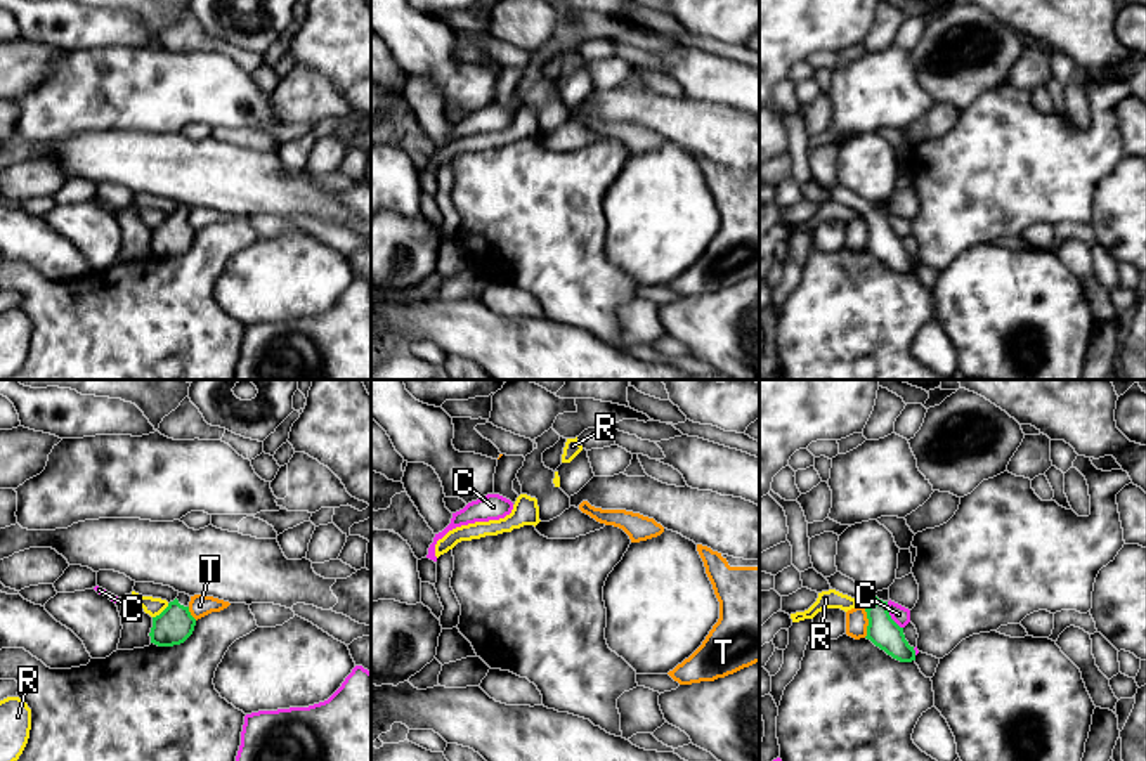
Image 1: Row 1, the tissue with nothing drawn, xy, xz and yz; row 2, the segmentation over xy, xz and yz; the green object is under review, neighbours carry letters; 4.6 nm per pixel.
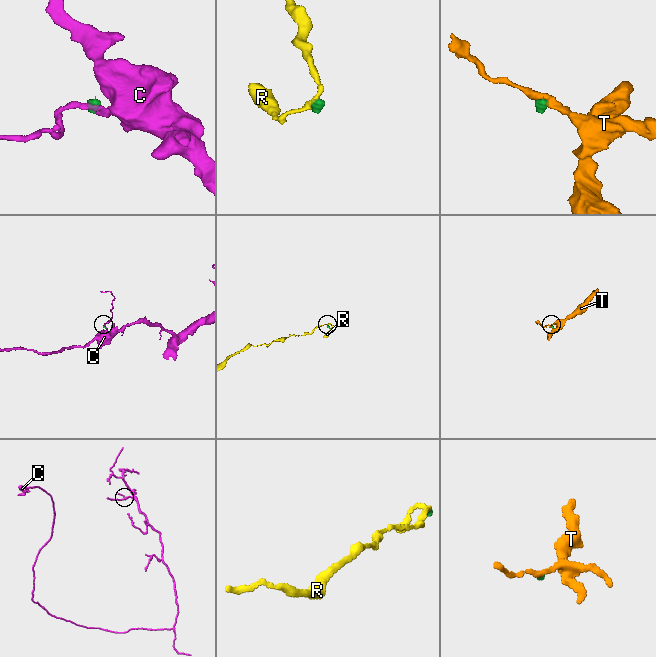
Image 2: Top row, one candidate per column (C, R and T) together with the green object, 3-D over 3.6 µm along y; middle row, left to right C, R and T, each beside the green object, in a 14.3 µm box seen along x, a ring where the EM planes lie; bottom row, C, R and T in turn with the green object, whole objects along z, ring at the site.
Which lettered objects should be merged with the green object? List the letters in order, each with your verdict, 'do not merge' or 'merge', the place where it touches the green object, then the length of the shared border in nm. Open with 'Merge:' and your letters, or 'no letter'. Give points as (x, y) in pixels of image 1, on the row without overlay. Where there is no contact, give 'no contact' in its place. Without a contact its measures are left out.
Merge: no letter
C: do not merge | yz (890, 227) | 150 nm
R: do not merge | xy (162, 224) | 100 nm
T: do not merge | yz (869, 234) | 140 nm

